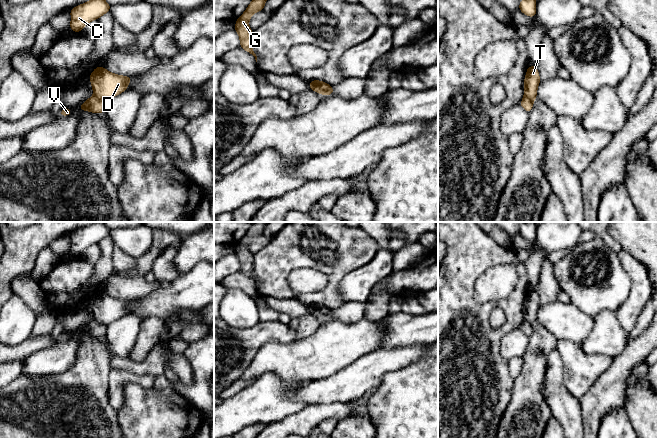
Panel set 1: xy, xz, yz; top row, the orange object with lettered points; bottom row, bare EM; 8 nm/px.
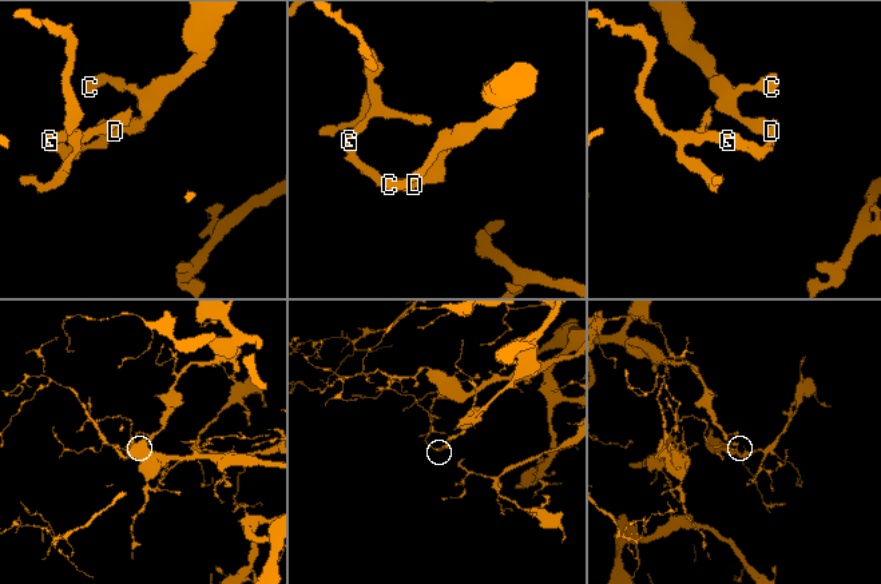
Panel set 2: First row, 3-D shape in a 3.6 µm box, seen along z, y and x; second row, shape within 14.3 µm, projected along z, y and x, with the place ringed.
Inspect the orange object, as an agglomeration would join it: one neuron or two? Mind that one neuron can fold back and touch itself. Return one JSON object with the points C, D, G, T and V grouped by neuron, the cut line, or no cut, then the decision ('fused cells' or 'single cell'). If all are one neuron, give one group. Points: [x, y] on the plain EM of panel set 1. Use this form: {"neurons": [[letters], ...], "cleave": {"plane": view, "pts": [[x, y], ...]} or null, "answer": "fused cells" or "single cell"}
{"neurons": [["C", "D", "T"], ["G", "V"]], "cleave": {"plane": "xy", "pts": [[94, 319], [106, 325]]}, "answer": "fused cells"}

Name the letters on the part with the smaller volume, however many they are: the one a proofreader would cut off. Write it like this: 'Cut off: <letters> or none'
Cut off: G, V

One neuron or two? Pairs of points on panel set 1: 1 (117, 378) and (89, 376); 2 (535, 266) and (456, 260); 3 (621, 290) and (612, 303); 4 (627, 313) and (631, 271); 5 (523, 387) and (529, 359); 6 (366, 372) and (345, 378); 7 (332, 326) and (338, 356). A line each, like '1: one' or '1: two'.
1: two
2: two
3: one
4: one
5: one
6: one
7: one

